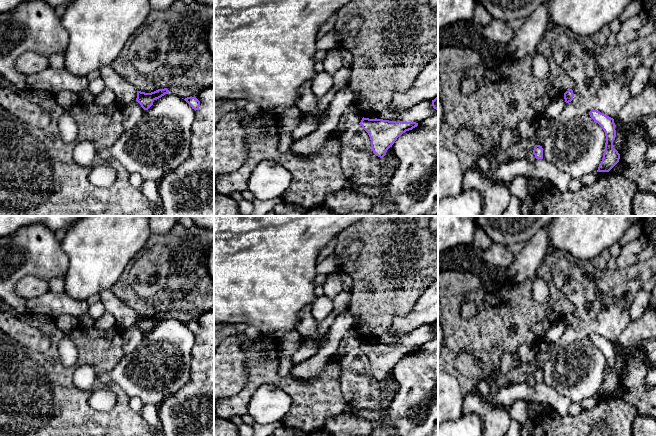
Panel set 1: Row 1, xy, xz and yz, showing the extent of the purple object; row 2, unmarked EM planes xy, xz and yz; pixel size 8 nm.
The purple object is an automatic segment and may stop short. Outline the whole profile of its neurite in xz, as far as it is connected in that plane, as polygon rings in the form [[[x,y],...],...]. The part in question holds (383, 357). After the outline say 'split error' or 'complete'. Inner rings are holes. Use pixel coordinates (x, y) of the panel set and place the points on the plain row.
[[[364,341],[359,348],[370,361],[373,377],[380,382],[386,379],[387,374],[392,371],[398,361],[418,350],[416,346],[396,346]]]; complete

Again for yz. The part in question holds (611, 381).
[[[594,333],[589,336],[589,339],[602,351],[606,360],[605,375],[597,396],[609,396],[620,383],[620,378],[613,372],[616,361],[614,343]]]; complete

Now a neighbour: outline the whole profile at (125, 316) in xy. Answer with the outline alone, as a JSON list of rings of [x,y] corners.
[[[104,290],[99,293],[99,296],[106,312],[114,316],[117,326],[129,327],[136,324],[136,312],[120,300],[111,290]]]

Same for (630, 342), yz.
[[[649,306],[643,316],[637,321],[631,321],[615,341],[615,349],[624,358],[624,373],[620,378],[619,387],[623,389],[622,398],[632,404],[638,414],[645,415],[656,420],[656,385],[648,387],[645,378],[651,366],[648,364],[643,349],[645,340],[656,338],[656,309]]]

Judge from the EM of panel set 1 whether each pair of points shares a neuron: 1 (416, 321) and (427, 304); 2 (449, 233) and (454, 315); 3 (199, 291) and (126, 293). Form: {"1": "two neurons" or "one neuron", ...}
{"1": "one neuron", "2": "two neurons", "3": "one neuron"}

